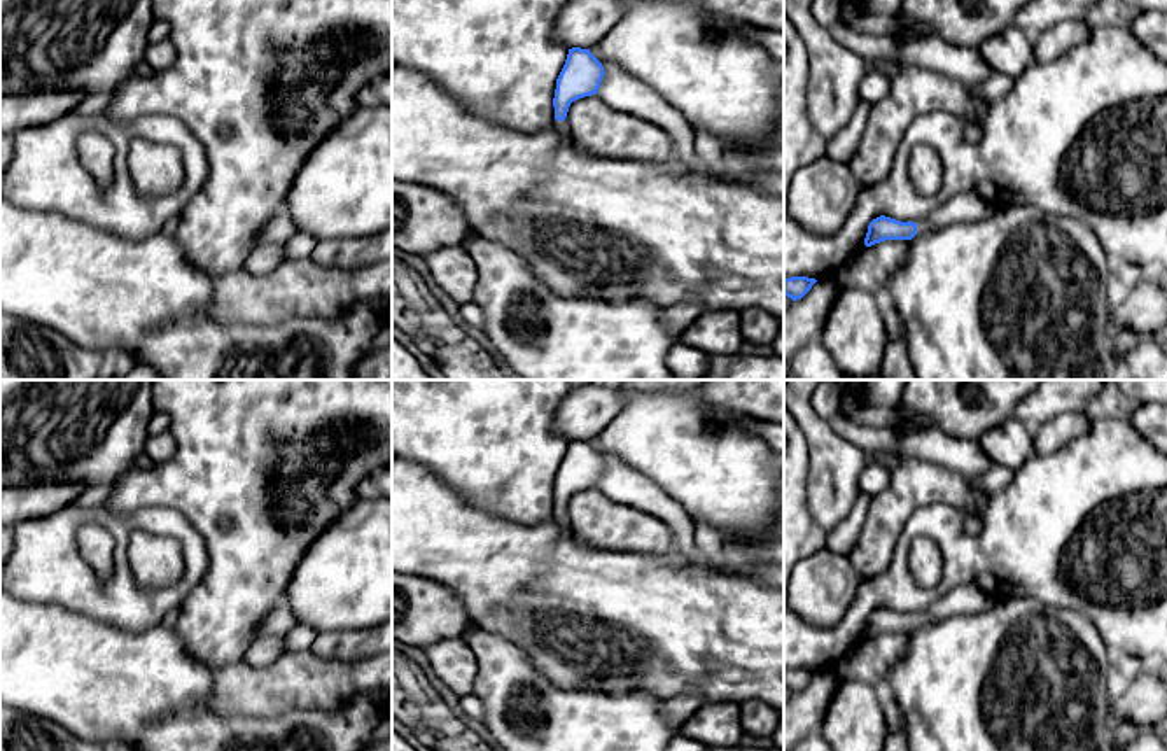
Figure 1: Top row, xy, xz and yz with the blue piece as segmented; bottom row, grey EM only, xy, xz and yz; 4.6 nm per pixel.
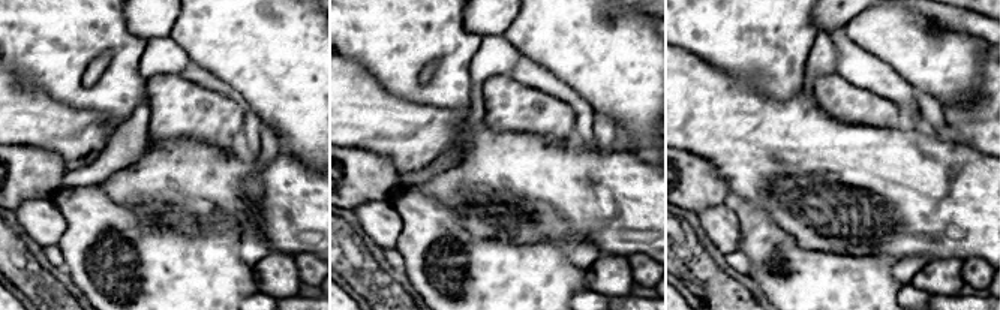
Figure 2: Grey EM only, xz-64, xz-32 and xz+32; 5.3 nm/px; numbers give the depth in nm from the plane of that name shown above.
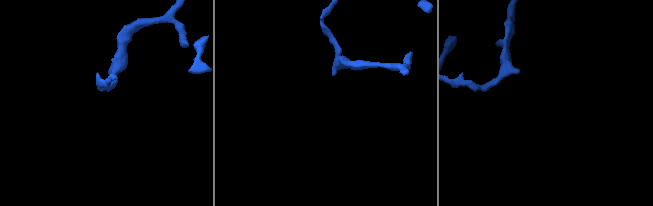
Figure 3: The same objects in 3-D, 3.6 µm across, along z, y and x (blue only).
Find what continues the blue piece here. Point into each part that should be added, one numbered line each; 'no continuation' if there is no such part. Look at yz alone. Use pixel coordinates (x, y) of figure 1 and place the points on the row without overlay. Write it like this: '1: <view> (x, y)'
1: yz (966, 599)

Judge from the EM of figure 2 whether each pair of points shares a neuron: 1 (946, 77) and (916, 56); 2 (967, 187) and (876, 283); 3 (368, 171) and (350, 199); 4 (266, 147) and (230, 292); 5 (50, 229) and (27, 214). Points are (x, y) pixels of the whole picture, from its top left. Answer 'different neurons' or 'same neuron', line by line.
1: same neuron
2: different neurons
3: same neuron
4: different neurons
5: same neuron

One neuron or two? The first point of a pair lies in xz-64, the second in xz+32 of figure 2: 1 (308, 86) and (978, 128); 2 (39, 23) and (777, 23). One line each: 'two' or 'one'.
1: two
2: one

